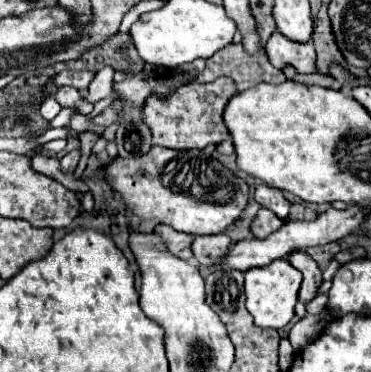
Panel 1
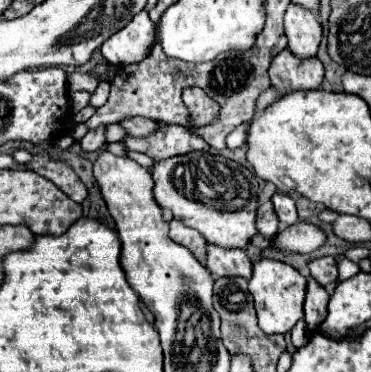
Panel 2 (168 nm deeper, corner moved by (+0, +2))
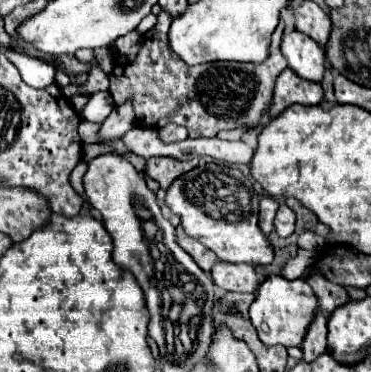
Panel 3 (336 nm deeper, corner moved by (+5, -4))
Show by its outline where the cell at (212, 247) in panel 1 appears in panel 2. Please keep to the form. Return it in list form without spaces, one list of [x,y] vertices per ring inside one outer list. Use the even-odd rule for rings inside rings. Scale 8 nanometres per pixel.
[[[208,244],[206,268],[212,276],[252,276],[252,262],[240,248],[220,248]]]

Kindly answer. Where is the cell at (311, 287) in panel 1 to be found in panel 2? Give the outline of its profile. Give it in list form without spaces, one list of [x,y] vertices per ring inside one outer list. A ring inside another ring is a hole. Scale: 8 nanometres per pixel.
[[[308,276],[308,286],[306,286],[306,300],[304,300],[304,320],[310,330],[314,330],[324,318],[326,318],[326,304],[328,304],[330,294],[326,288],[320,288],[312,276]]]

